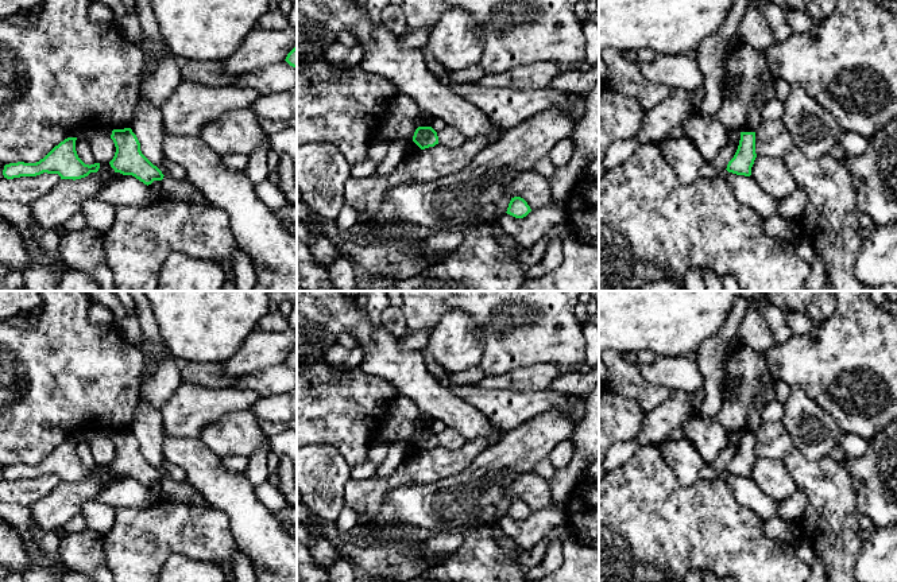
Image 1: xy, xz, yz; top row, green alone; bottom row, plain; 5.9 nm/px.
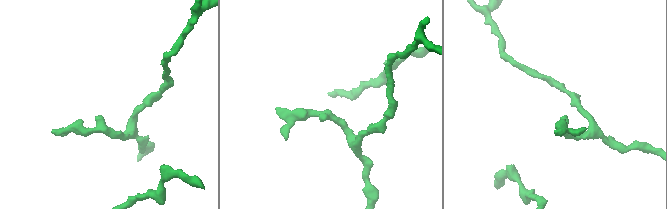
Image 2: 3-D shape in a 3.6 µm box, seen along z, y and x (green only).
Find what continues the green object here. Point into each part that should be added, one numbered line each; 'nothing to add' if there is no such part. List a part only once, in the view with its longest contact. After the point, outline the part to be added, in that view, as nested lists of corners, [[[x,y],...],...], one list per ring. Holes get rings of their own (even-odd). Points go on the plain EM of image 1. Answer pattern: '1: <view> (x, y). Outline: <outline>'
nothing to add

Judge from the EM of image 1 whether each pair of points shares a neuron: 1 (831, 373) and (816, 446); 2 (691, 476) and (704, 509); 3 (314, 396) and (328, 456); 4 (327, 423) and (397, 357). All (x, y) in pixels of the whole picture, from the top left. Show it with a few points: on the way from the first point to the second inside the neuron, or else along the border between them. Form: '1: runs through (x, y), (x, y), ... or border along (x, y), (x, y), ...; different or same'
1: border along (800, 390), (814, 399), (843, 433); different
2: border along (668, 465), (681, 484), (693, 485), (700, 480); different
3: border along (310, 443), (332, 445), (350, 465); different
4: border along (362, 367), (367, 372), (389, 380), (399, 394); different

